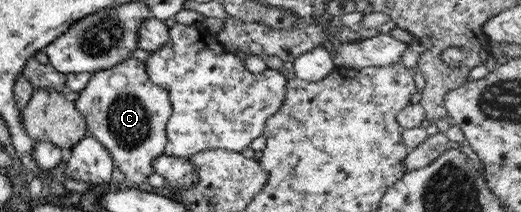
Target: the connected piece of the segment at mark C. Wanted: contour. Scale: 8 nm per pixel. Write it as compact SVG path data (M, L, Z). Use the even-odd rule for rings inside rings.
M128 57L110 68L91 73L86 86L73 102L76 110L82 113L87 135L92 135L110 153L113 166L125 176L125 183L133 187L147 188L146 177L153 172L151 160L163 153L166 142L165 124L170 116L170 101L167 92L156 86L145 73L143 61Z

